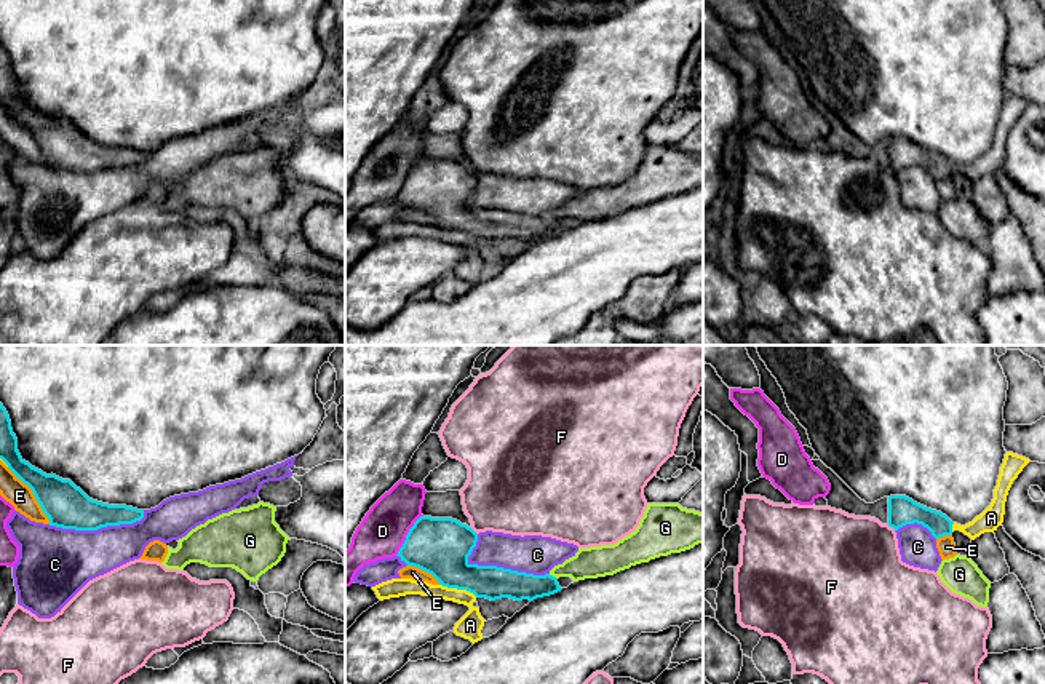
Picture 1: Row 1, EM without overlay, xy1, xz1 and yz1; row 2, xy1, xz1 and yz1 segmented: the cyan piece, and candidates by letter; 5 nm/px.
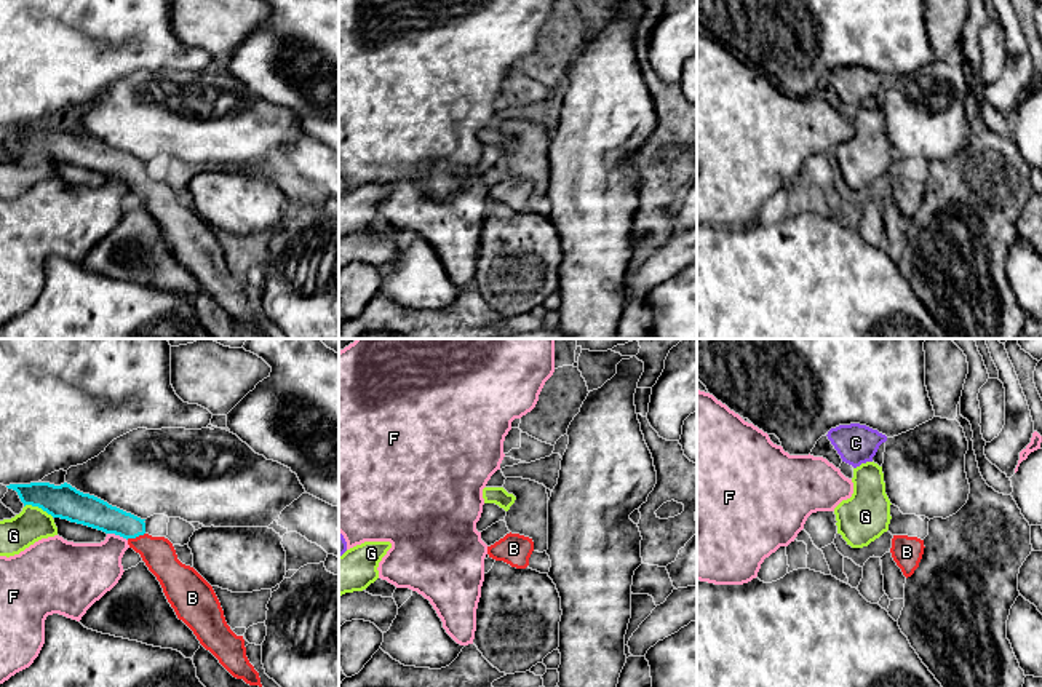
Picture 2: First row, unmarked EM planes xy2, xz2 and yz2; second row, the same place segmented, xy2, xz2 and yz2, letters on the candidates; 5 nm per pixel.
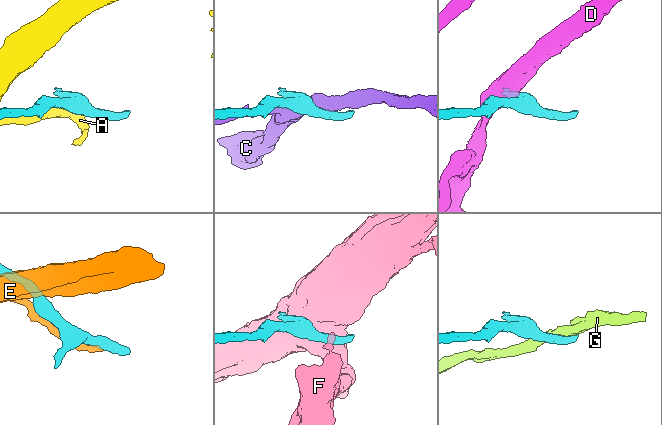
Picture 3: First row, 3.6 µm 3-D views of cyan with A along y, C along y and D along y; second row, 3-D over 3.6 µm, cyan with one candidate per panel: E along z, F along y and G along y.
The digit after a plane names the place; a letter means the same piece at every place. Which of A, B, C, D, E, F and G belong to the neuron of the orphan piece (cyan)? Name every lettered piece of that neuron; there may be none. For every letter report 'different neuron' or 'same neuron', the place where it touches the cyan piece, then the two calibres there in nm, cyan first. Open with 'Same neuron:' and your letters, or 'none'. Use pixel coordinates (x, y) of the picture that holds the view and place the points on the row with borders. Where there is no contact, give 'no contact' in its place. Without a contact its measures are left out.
Same neuron: B
A: different neuron | xz1 (459, 588) | 280/120 nm
B: same neuron | xy2 (135, 537) | 150/160 nm
C: different neuron | xz1 (507, 569) | 170/200 nm
D: different neuron | xz1 (406, 536) | 280/240 nm
E: different neuron | xy1 (34, 494) | 220/120 nm
F: different neuron | xy2 (117, 534) | 160/300 nm
G: different neuron | xy2 (39, 507) | 170/170 nm

